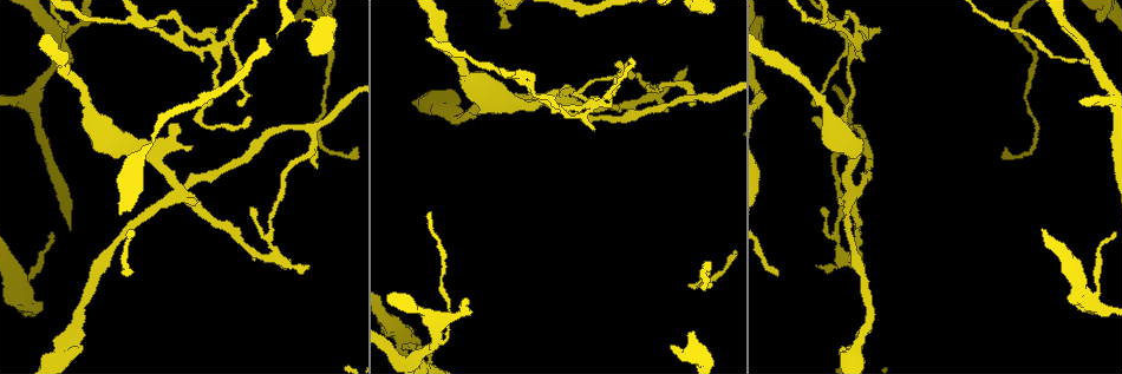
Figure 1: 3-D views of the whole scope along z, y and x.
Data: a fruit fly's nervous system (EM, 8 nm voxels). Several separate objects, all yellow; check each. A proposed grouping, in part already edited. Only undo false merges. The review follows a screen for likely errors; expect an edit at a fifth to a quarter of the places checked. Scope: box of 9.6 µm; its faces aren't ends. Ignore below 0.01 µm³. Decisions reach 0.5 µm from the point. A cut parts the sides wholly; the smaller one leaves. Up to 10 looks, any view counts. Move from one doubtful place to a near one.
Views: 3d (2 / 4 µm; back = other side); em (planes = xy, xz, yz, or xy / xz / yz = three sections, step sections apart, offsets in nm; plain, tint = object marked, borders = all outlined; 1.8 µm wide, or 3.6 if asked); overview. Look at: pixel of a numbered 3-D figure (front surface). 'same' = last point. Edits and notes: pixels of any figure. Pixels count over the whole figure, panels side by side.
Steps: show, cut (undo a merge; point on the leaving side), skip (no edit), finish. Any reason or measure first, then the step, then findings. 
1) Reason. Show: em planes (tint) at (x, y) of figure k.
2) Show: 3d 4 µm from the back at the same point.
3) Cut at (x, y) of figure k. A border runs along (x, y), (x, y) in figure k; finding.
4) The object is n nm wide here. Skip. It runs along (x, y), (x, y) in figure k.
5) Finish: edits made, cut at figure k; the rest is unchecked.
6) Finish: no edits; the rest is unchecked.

Show: 3d 2 µm at (515, 78) of figure 1.

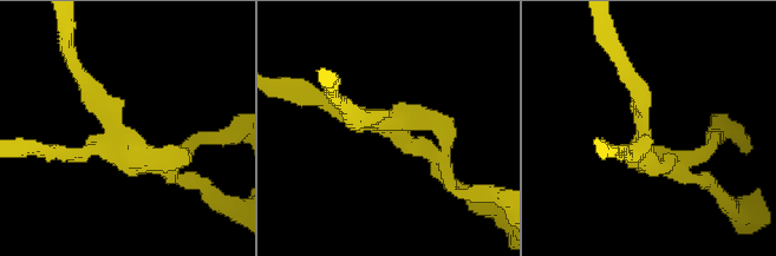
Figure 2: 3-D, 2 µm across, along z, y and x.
Shape alone is not enough. Show: em xy step 8 (plain) at (124, 156) of figure 2.

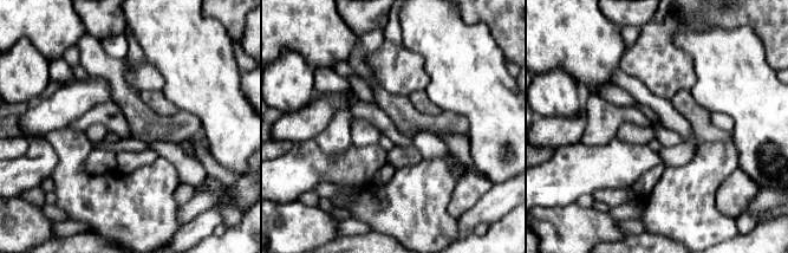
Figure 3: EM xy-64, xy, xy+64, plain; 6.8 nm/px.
Show: em xy step 8 (tint) at the same point.

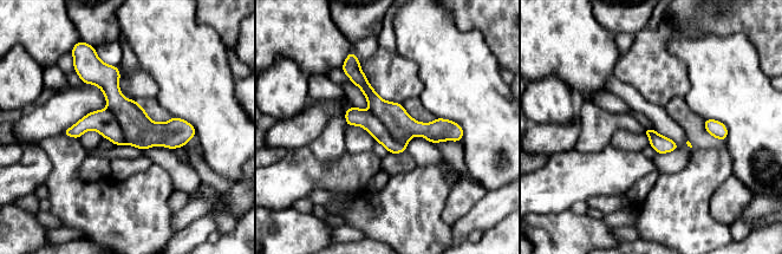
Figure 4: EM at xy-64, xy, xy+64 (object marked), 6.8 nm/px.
Cut at (365, 118) of figure 4. A border runs along (371, 110), (386, 129), (405, 145) in figure 4; two cells meet here.

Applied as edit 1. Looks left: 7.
Show: overview.

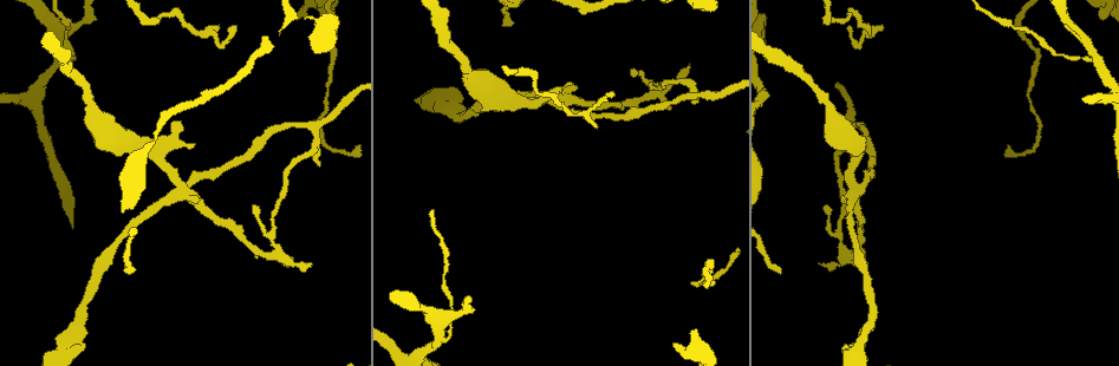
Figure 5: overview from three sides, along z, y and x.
Sudden change in width. Show: em 3.6 µm planes (tint) at (833, 115) of figure 5.

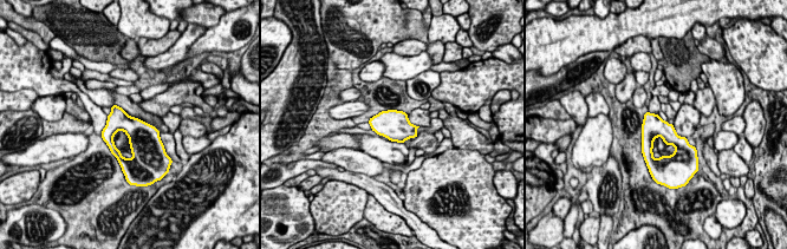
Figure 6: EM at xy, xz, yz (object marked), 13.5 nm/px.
Skip. One cell here.

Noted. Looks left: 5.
Touches itself. Show: em planes (tint) at (663, 84) of figure 5.

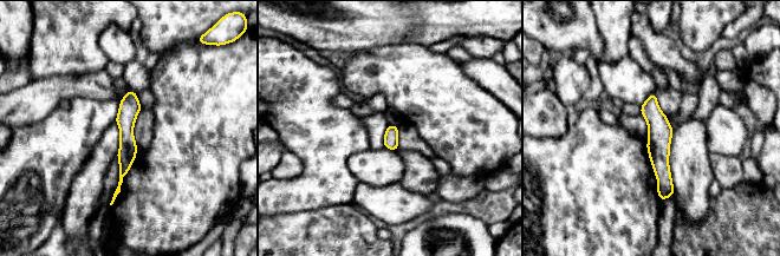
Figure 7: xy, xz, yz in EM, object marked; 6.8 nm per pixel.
Skip. It runs along (652, 97), (662, 196) in figure 7; all the same cell.

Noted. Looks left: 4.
Calibre changes. Show: 3d 4 µm from the back at (437, 336) of figure 5.

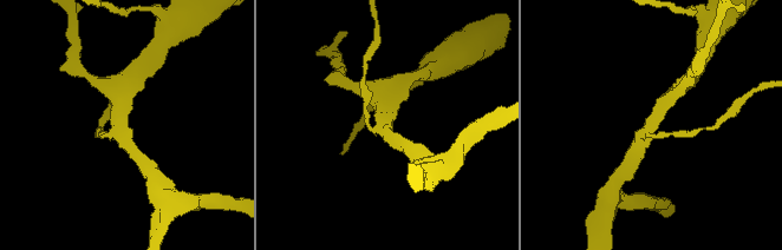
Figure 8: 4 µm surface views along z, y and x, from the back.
3 arms meet here. Show: em planes (tint) at (386, 127) of figure 8.

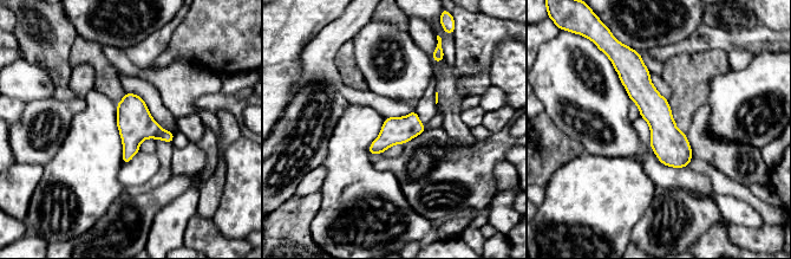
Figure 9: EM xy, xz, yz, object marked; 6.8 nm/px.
The object is 190 nm wide here. Cut at (164, 135) of figure 9. A border runs along (161, 129), (155, 137) in figure 9; two cells meet here.

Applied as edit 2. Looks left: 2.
Finish: edits made, cut at figure 4, cut at figure 9; the rest is unchecked.

